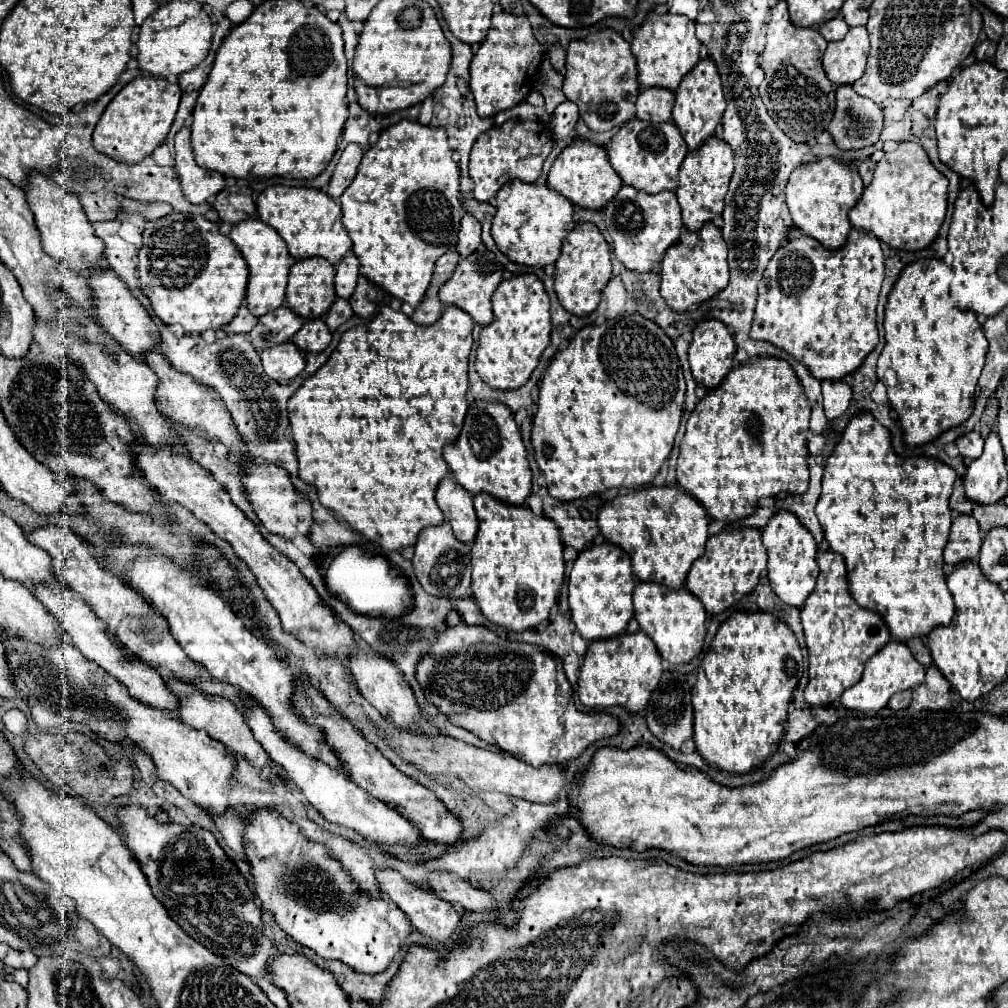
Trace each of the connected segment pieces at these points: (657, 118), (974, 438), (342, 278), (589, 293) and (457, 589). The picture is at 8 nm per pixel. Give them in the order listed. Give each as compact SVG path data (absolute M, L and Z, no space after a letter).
M642 88L636 100L636 118L650 122L666 122L672 116L674 94L666 88Z
M972 430L972 432L964 434L964 436L960 436L960 438L956 440L956 446L958 446L958 450L960 450L960 454L962 454L964 458L974 460L974 458L978 458L978 456L982 454L984 440L982 440L982 436L980 436L978 432Z
M348 252L338 264L336 264L336 278L334 278L334 286L336 286L336 294L342 298L350 298L352 290L356 288L356 280L358 280L358 258Z
M584 222L582 228L574 228L568 238L562 244L562 254L556 260L556 272L554 272L554 290L558 294L560 304L576 314L586 316L592 310L596 310L600 302L600 292L606 286L606 282L612 278L612 264L610 264L610 246L602 232L592 222Z
M442 522L434 528L424 528L418 534L412 564L420 584L424 590L428 590L428 594L448 598L470 596L470 544L460 542L448 522Z

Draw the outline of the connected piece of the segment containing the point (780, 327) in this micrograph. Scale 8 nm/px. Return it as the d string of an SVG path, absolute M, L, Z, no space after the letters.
M852 228L846 244L840 250L828 250L818 240L802 234L794 240L784 240L768 262L758 284L758 304L750 330L752 340L770 342L796 360L804 362L810 374L818 380L840 380L856 370L878 344L876 304L884 280L884 254L880 242L870 232Z

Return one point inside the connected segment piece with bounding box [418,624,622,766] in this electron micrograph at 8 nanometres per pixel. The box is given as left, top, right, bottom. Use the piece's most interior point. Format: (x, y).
(516, 695)

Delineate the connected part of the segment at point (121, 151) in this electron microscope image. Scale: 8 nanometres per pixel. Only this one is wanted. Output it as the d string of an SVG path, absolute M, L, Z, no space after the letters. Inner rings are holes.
M138 76L130 80L108 104L104 114L100 116L92 144L98 152L114 156L124 162L140 162L154 152L158 144L162 144L170 132L174 122L174 114L180 102L180 86L156 76Z

